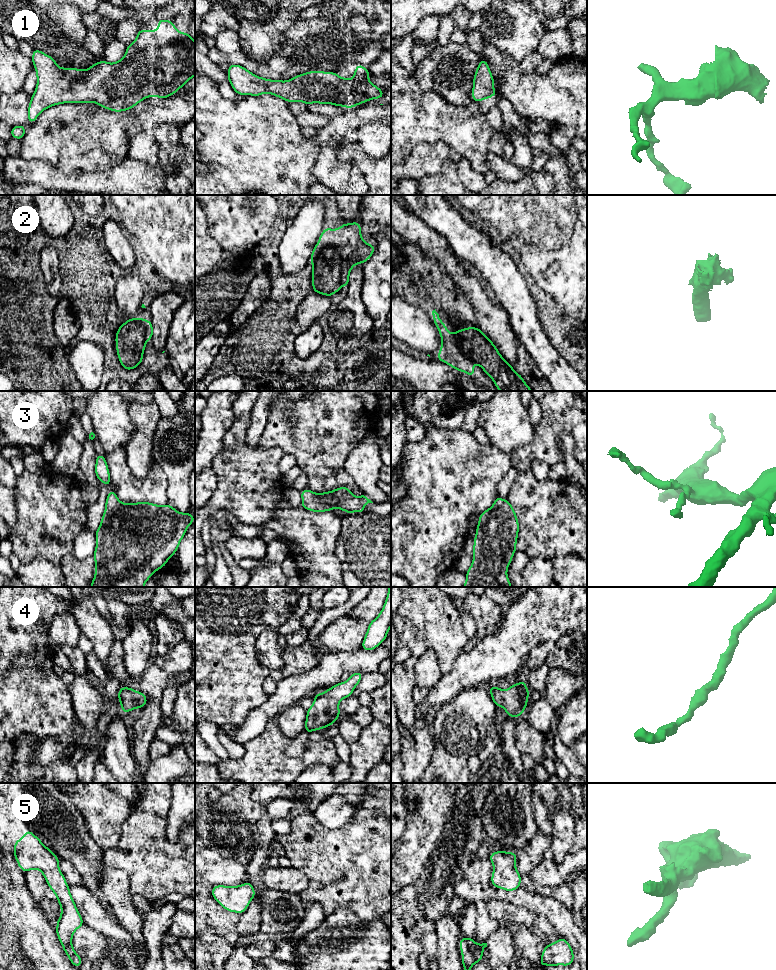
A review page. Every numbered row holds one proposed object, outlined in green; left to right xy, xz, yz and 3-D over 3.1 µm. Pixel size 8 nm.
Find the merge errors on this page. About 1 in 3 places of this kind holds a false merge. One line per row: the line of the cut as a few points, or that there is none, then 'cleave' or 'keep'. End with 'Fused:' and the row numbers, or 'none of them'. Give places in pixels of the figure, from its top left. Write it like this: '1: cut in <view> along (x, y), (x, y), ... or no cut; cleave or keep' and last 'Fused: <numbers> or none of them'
1: no cut; keep
2: no cut; keep
3: no cut; keep
4: no cut; keep
5: no cut; keep
Fused: none of them

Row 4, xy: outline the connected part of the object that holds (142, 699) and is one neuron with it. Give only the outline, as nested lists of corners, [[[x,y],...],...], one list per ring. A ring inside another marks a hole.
[[[121,687],[119,689],[118,699],[123,713],[127,713],[136,708],[143,708],[147,703],[147,697],[144,693],[128,687]]]

